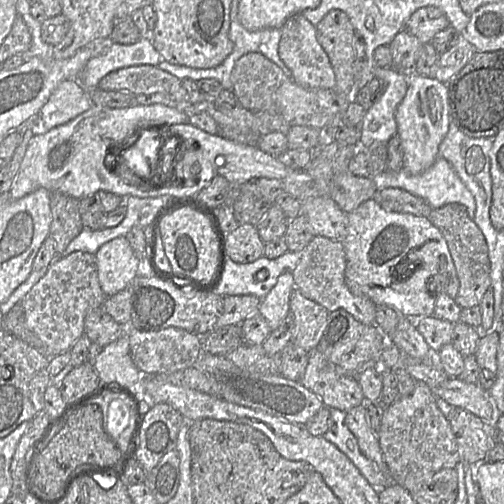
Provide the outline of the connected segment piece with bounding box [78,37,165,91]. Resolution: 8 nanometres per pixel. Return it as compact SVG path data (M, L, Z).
M140 37L130 45L112 43L106 52L87 62L78 81L88 91L97 88L103 77L118 69L137 65L158 66L163 61L149 37Z

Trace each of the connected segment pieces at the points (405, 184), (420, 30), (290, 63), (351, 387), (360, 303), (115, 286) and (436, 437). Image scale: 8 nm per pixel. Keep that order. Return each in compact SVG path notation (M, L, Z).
M438 157L435 163L422 173L412 175L404 170L385 171L372 176L378 190L388 187L401 188L409 193L424 199L432 209L442 207L449 203L463 205L470 218L474 220L476 203L474 196L457 175L451 164L443 157Z
M426 6L410 16L404 29L416 36L422 44L428 44L437 32L449 26L449 20L441 9Z
M301 14L291 16L281 28L278 55L290 69L292 80L305 88L330 89L335 87L335 73L330 60L316 38L316 27Z
M317 350L309 352L300 383L315 393L328 408L347 412L365 403L357 378L339 374L336 367Z
M314 236L301 252L301 259L293 270L293 278L294 286L303 296L320 304L329 312L344 309L363 324L375 324L376 305L366 297L353 294L346 285L346 257L342 241Z
M126 236L102 245L95 258L99 283L107 297L124 290L143 270Z
M417 382L413 392L384 405L379 445L392 481L408 491L429 480L444 468L456 468L461 462L450 423L439 410L436 396L424 382Z

